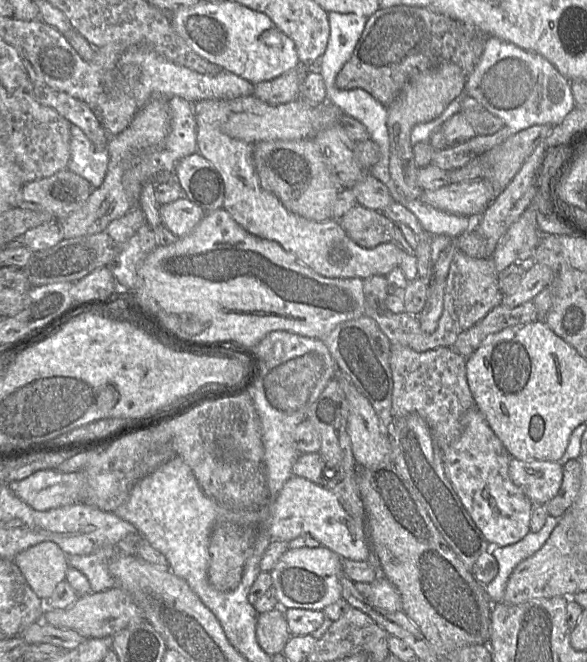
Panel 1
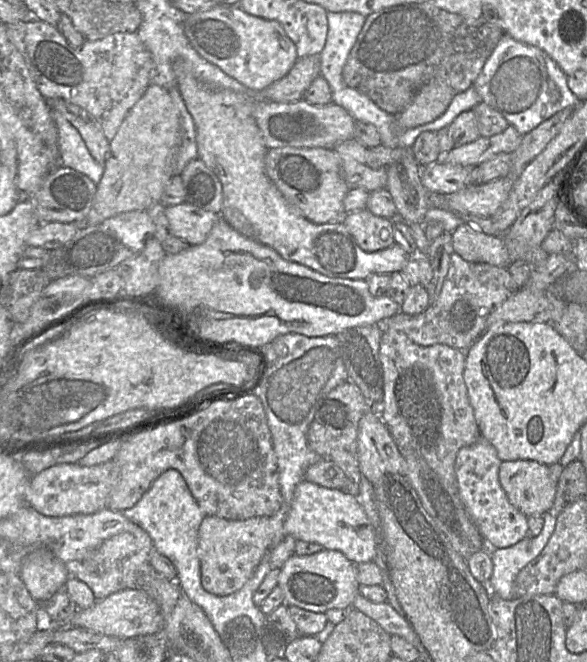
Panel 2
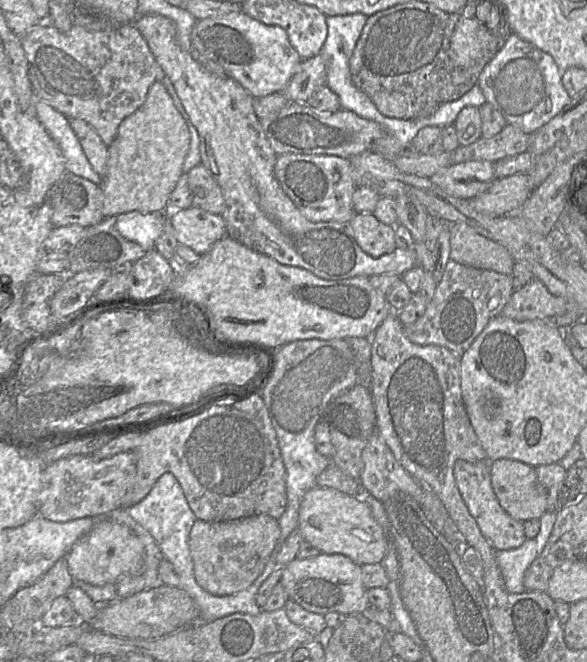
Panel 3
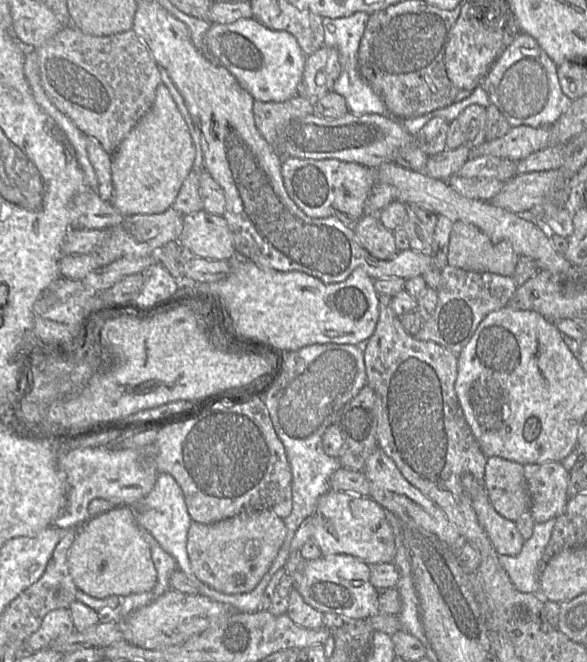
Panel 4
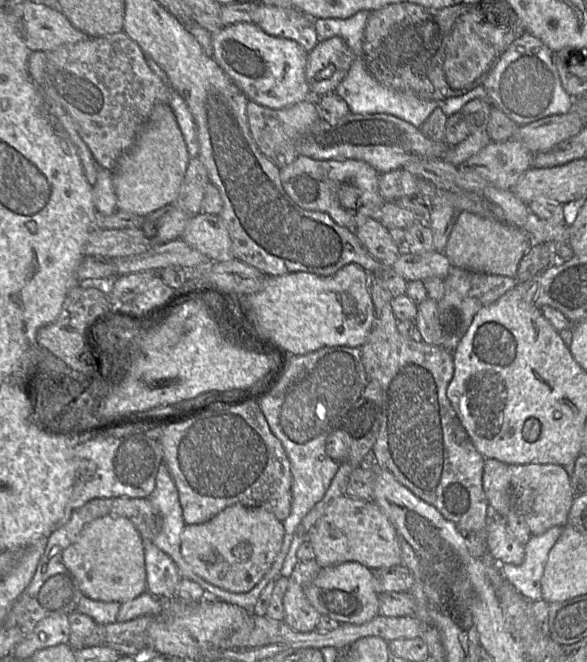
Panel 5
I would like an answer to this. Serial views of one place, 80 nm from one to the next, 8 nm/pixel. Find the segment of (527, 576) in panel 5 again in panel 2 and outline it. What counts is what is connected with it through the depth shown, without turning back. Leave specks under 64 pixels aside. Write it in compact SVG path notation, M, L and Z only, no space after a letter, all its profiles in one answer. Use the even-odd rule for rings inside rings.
M550 510L545 512L543 528L535 537L526 536L507 548L485 546L493 562L493 574L488 582L491 594L504 600L513 599L512 587L517 574L544 549L555 529L557 515Z

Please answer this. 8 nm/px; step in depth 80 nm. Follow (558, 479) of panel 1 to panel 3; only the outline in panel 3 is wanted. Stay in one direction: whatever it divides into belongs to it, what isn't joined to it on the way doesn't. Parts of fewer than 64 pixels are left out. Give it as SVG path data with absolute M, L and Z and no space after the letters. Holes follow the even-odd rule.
M511 459L492 461L491 486L501 507L517 521L539 519L547 512L546 491L539 484L536 469L533 466Z

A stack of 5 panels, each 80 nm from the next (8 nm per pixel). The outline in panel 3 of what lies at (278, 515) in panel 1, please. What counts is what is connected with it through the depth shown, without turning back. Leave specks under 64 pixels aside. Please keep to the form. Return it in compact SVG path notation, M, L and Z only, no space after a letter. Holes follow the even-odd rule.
M315 486L307 491L299 508L298 528L304 541L321 553L342 554L362 566L380 563L387 552L387 540L383 528L374 519L371 509L361 496L352 496L332 488Z

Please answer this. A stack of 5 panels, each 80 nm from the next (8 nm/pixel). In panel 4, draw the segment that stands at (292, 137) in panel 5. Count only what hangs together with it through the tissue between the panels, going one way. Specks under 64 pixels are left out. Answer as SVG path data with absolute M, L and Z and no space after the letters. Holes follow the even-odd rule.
M299 95L284 102L255 100L253 104L253 115L257 129L282 159L285 156L278 149L278 137L281 130L290 121L314 113L314 101Z

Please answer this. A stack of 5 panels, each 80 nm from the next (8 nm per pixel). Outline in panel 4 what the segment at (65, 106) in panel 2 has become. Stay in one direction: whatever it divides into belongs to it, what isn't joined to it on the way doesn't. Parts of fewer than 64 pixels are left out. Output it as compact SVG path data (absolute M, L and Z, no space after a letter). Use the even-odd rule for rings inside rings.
M86 136L86 149L89 160L98 178L97 192L101 199L110 202L113 193L111 177L111 156L93 137Z

